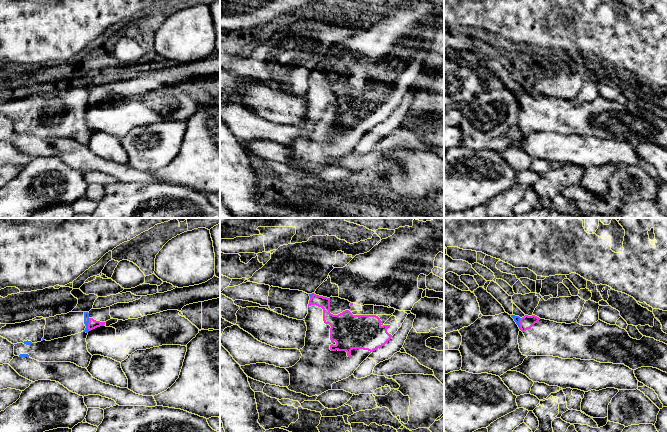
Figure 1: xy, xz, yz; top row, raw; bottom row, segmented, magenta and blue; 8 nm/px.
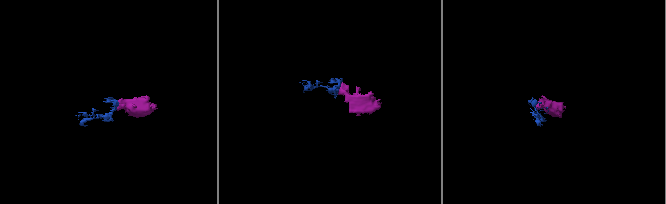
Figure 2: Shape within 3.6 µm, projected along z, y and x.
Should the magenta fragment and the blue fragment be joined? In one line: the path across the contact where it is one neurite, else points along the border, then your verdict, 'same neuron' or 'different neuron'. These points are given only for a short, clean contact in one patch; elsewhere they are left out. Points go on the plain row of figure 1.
along xy (89, 94), (88, 106) | different neuron

